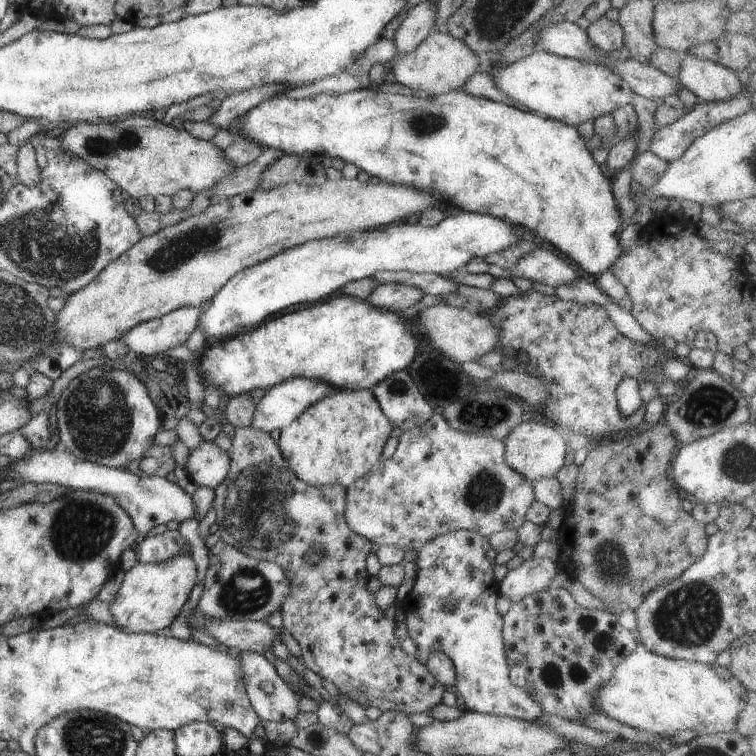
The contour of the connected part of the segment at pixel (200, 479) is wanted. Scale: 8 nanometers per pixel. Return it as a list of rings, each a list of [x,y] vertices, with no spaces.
[[[202,441],[197,448],[188,450],[183,470],[197,487],[214,489],[230,470],[230,455],[213,441]]]

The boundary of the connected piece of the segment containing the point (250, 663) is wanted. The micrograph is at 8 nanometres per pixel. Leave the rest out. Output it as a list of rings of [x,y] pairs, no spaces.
[[[240,652],[241,672],[243,672],[243,684],[245,684],[245,694],[259,720],[273,720],[281,722],[291,720],[299,713],[298,701],[300,696],[291,690],[289,684],[283,682],[277,675],[275,667],[271,666],[267,658],[255,652]]]

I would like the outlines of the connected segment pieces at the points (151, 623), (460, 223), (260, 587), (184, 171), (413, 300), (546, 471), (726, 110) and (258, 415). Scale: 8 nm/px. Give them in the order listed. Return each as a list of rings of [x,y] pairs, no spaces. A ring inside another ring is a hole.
[[[175,554],[159,564],[137,562],[125,572],[119,589],[108,604],[111,620],[121,632],[126,633],[154,633],[168,628],[187,602],[193,586],[195,562],[190,554]]]
[[[460,211],[443,218],[431,227],[421,226],[412,221],[387,224],[385,227],[365,231],[346,231],[337,236],[309,240],[303,244],[287,248],[267,260],[236,272],[221,290],[202,307],[197,328],[207,338],[223,338],[230,336],[237,328],[251,328],[261,324],[271,314],[283,310],[291,304],[307,304],[317,302],[339,290],[345,283],[371,277],[381,271],[403,271],[411,273],[449,274],[453,270],[466,268],[471,258],[481,258],[513,244],[522,238],[523,228],[513,226],[507,220],[499,220],[493,216],[477,214],[477,212]]]
[[[217,541],[209,550],[208,566],[204,575],[203,590],[194,608],[205,618],[213,620],[264,621],[271,612],[280,610],[287,592],[289,580],[285,572],[273,561],[258,561],[240,550]]]
[[[127,115],[124,118],[105,122],[70,124],[58,138],[61,140],[61,148],[85,160],[85,163],[93,170],[102,172],[121,190],[125,190],[133,201],[143,195],[171,197],[178,190],[189,190],[193,194],[209,192],[209,188],[213,188],[217,180],[229,176],[229,172],[235,170],[235,166],[229,160],[225,160],[223,150],[211,141],[194,138],[185,129],[178,129],[170,124],[164,125],[155,119],[141,118],[140,115]]]
[[[380,284],[371,290],[371,294],[364,301],[379,310],[401,312],[417,304],[422,294],[419,288],[409,288],[403,284]]]
[[[530,419],[520,422],[502,441],[505,464],[509,468],[513,468],[518,475],[524,476],[529,482],[555,475],[565,462],[568,436],[559,428],[553,428],[551,424]]]
[[[749,89],[743,93],[729,97],[729,100],[724,101],[699,101],[691,107],[691,110],[683,114],[680,118],[676,119],[671,124],[666,124],[663,127],[656,127],[651,137],[649,145],[649,152],[671,162],[687,148],[687,145],[698,136],[701,136],[706,130],[713,128],[716,124],[731,120],[735,116],[741,116],[745,112],[751,110]]]
[[[299,377],[284,380],[268,388],[253,410],[251,428],[261,432],[281,430],[291,424],[310,404],[329,395],[331,388],[325,383]]]

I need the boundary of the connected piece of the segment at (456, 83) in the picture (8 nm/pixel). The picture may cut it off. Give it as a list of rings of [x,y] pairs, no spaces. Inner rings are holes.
[[[430,32],[415,48],[392,58],[391,72],[395,82],[411,88],[421,97],[434,97],[461,86],[477,72],[482,57],[475,54],[462,40],[449,36],[449,33]]]

